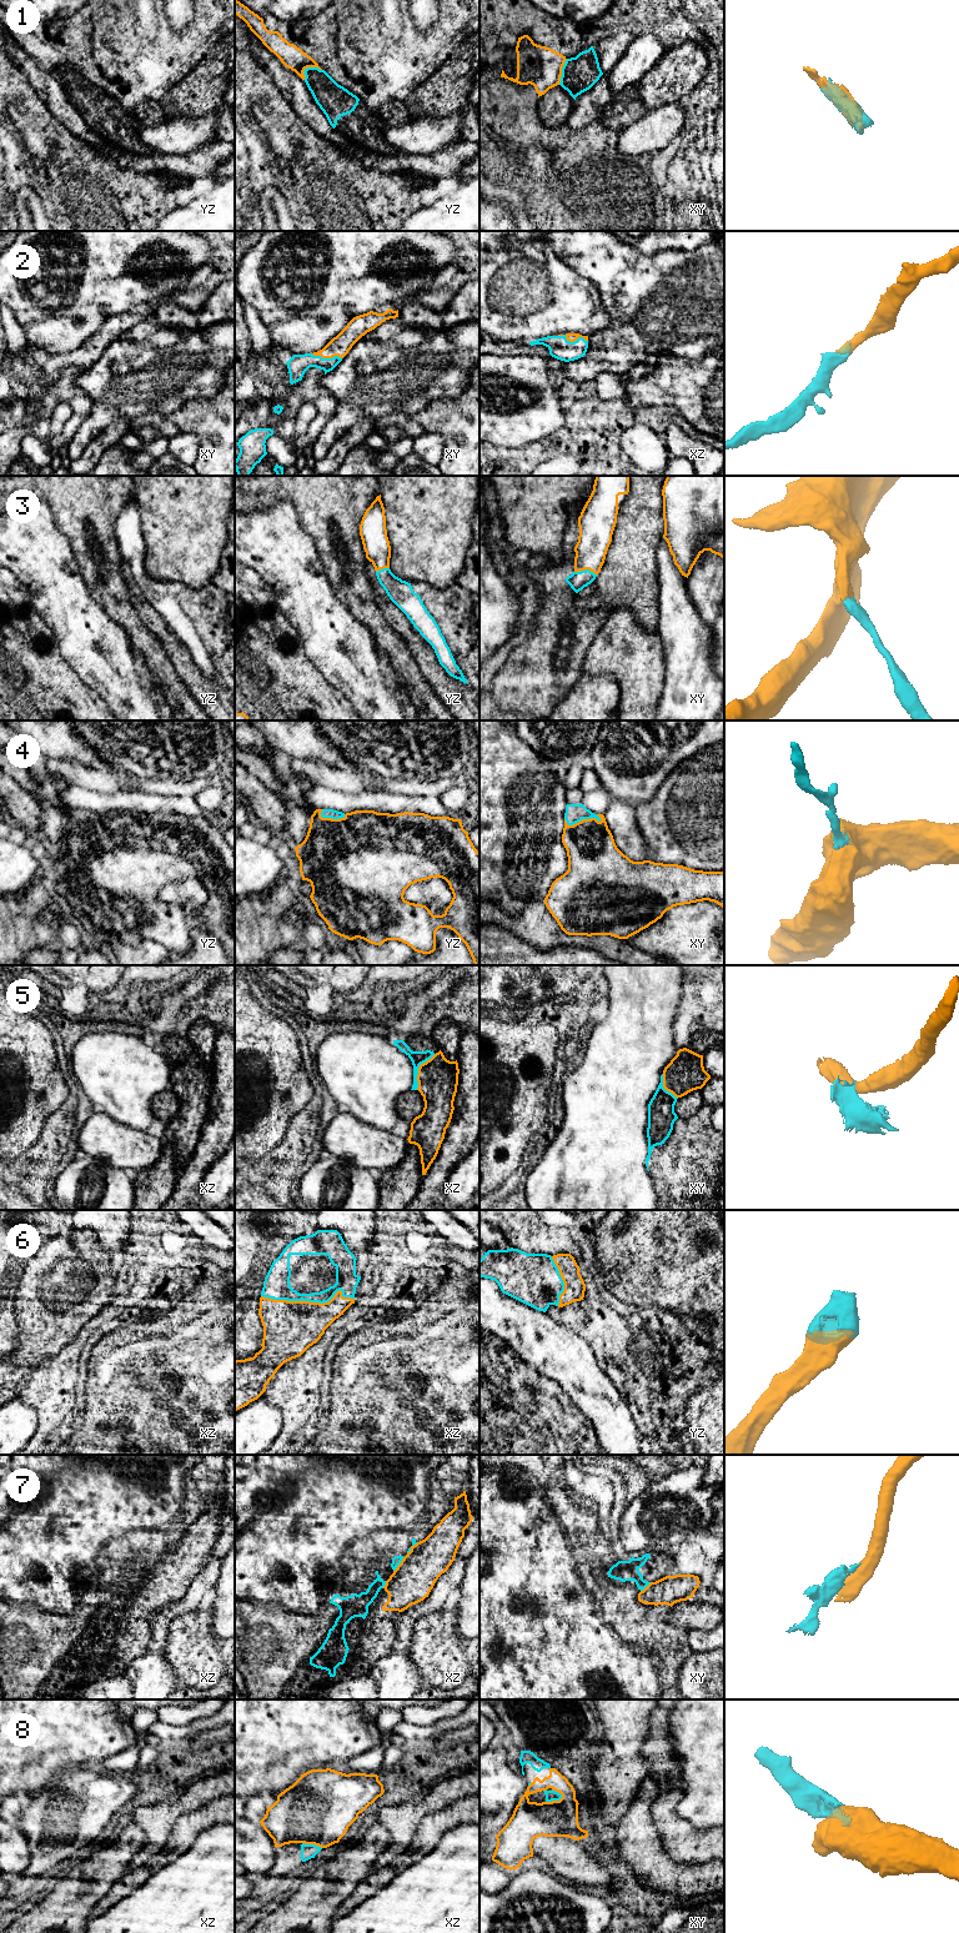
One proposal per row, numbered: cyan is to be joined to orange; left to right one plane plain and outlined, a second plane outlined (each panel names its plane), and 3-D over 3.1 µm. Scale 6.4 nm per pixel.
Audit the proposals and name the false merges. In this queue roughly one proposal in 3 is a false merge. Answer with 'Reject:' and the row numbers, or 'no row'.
Reject: 1, 5, 7

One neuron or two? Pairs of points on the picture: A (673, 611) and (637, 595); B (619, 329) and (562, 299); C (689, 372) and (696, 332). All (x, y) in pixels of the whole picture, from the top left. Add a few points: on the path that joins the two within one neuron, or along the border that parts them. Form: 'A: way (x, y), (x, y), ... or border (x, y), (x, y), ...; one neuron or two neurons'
A: border (657, 573), (658, 623), (656, 629); two neurons
B: border (599, 296), (609, 324), (588, 336); two neurons
C: border (711, 351), (698, 360), (686, 360), (663, 354); two neurons

